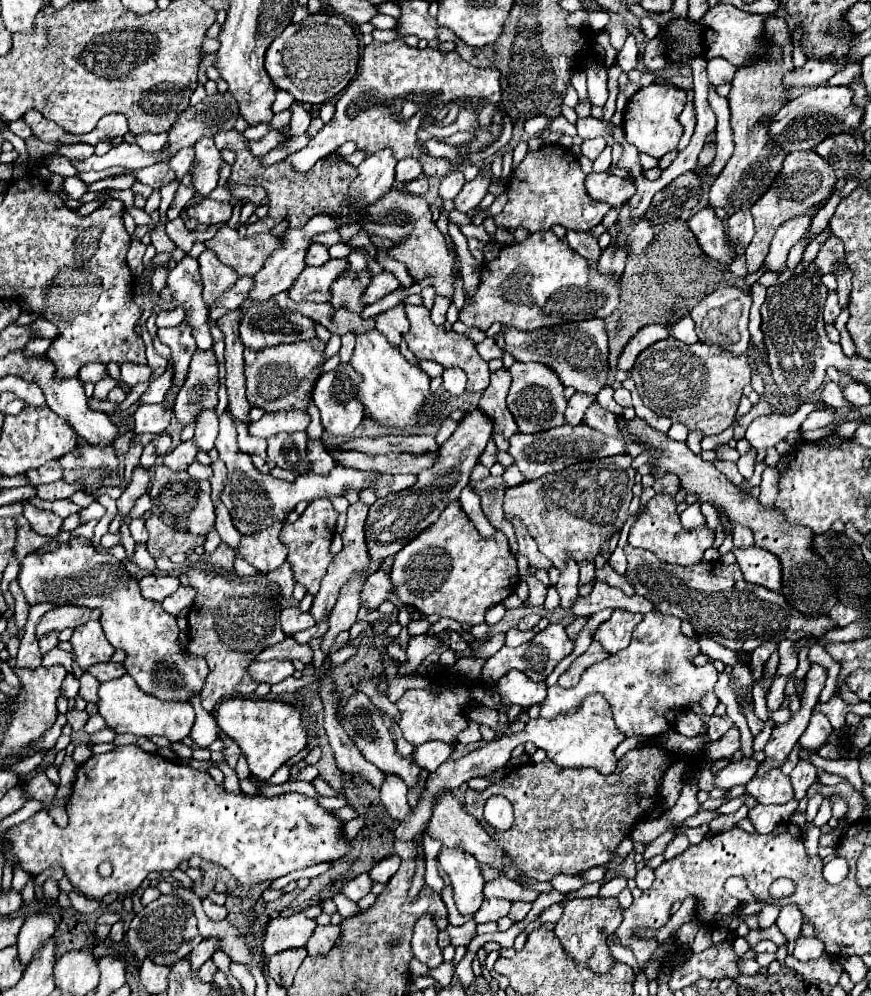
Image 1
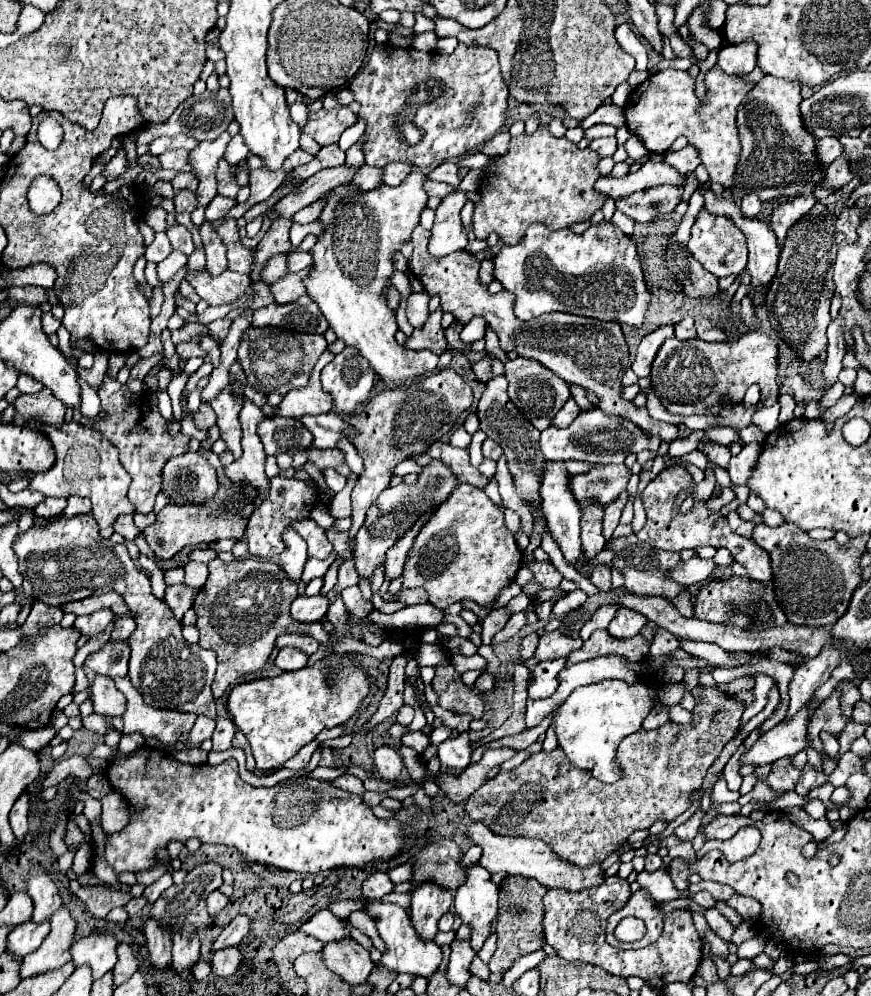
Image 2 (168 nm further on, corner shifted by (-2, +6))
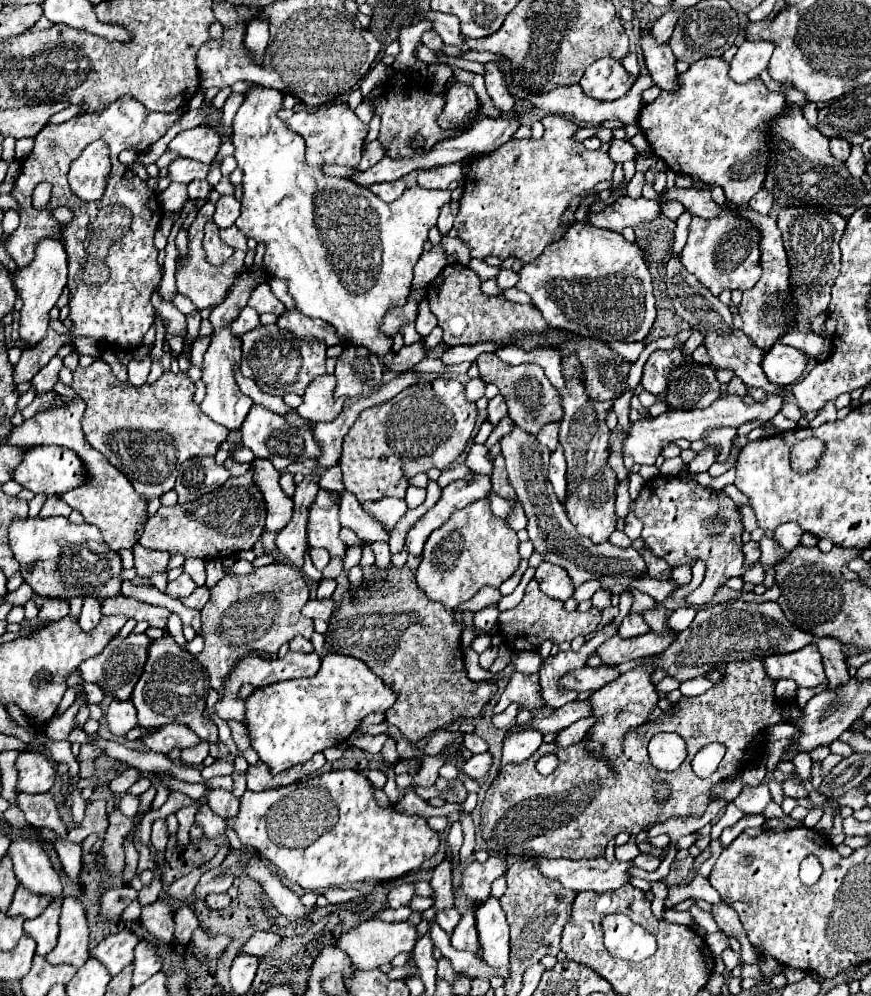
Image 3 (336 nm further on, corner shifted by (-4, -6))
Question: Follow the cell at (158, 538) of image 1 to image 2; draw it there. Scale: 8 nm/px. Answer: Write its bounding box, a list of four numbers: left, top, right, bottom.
[144,484,256,560]

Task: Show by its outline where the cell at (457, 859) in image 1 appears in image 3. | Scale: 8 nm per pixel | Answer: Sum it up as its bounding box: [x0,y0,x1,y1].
[474,896,508,968]

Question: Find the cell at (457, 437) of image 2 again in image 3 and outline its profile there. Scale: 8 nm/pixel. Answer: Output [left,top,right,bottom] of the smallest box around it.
[466,446,493,475]

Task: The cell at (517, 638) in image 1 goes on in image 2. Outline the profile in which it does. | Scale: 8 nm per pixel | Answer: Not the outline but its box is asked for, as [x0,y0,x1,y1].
[520,632,538,658]

